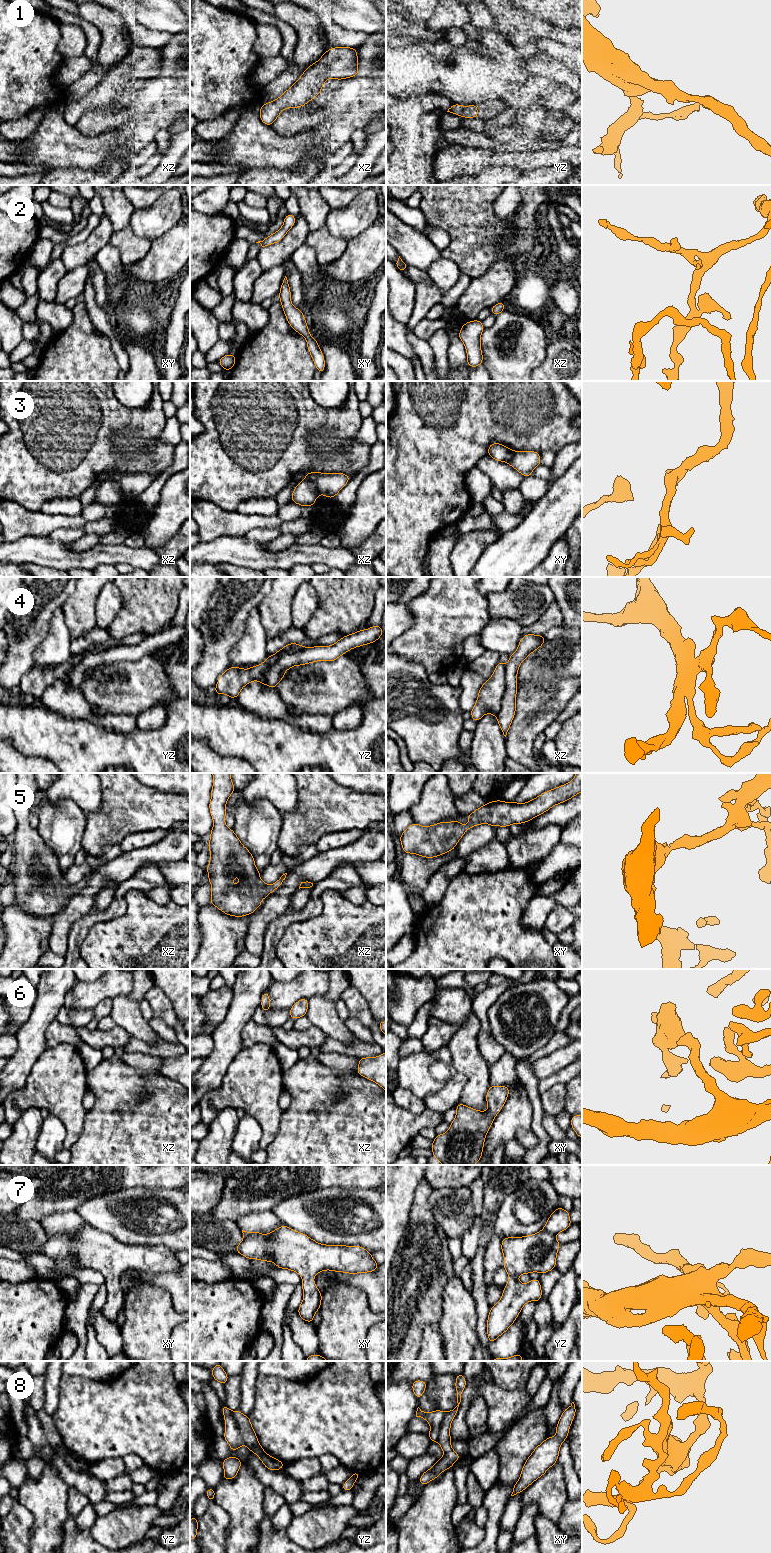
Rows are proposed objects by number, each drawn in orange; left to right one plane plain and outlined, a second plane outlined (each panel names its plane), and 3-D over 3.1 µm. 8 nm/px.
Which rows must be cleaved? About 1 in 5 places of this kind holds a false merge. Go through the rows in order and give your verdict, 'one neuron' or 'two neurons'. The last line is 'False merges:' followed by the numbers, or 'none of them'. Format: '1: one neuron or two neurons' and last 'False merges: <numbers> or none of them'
1: one neuron
2: one neuron
3: two neurons
4: two neurons
5: one neuron
6: one neuron
7: one neuron
8: two neurons
False merges: 3, 4, 8

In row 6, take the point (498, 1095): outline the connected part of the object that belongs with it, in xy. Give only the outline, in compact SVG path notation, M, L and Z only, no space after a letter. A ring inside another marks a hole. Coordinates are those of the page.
M490 1085L486 1093L487 1111L460 1102L449 1130L432 1141L431 1151L436 1160L442 1165L475 1165L480 1162L486 1135L504 1107L509 1091L506 1085Z

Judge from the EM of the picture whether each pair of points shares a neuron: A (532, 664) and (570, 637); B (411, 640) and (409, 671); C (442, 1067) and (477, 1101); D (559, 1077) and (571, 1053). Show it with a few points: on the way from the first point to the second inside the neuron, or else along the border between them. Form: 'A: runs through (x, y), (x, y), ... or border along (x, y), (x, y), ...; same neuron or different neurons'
A: runs through (542, 664), (547, 664), (564, 647); same neuron
B: border along (396, 654), (419, 663), (428, 673); different neurons
C: border along (449, 1050), (452, 1065), (457, 1072); different neurons
D: border along (571, 1063), (542, 1079); different neurons

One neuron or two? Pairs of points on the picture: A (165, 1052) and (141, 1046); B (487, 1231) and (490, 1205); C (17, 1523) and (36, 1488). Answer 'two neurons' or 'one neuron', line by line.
A: one neuron
B: one neuron
C: two neurons

